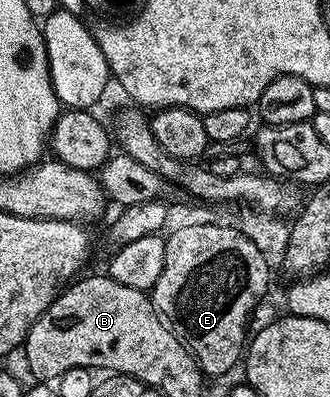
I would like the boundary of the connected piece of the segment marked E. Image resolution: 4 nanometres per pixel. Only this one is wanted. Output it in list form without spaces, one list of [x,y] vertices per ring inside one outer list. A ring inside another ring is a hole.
[[[187,225],[186,227],[178,227],[170,230],[170,235],[165,239],[166,261],[163,265],[163,271],[159,275],[159,279],[151,290],[151,298],[154,307],[158,312],[171,324],[172,330],[176,332],[182,343],[193,352],[197,363],[200,365],[202,372],[206,376],[209,375],[225,375],[233,366],[240,364],[243,359],[243,352],[247,347],[247,334],[245,335],[245,327],[250,326],[253,310],[262,299],[266,298],[269,287],[269,263],[265,260],[266,252],[253,244],[242,231],[236,231],[231,228],[221,228],[219,225]]]

